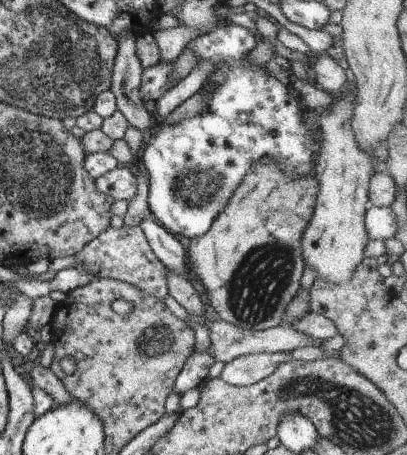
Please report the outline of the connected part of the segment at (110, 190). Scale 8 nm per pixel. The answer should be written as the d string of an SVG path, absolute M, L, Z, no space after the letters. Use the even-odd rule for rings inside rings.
M118 165L114 170L93 180L97 192L109 196L112 200L127 200L136 193L136 178L129 170Z

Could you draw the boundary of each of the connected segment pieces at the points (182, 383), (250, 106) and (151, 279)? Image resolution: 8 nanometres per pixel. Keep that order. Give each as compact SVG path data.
M210 349L205 352L193 350L184 363L183 369L177 374L172 392L183 395L186 391L201 386L206 380L204 372L208 372L214 362L213 352Z
M234 24L214 28L211 32L187 43L185 48L190 51L192 50L193 55L197 57L197 64L195 66L198 66L198 62L206 61L209 62L215 70L208 76L205 84L203 84L203 86L207 87L206 93L204 94L207 99L204 100L203 110L196 116L182 119L180 122L174 124L167 125L165 123L163 125L160 121L157 121L150 132L151 136L145 140L140 149L137 159L149 175L147 207L149 208L150 215L154 219L158 219L160 221L160 226L175 238L177 236L184 236L185 238L193 239L205 234L209 229L211 222L213 222L213 220L221 213L221 210L228 204L228 199L234 194L235 188L239 187L243 176L246 176L252 170L253 165L257 165L262 161L274 163L277 171L289 181L302 178L304 175L309 175L312 172L312 169L314 169L314 162L321 149L322 133L320 132L320 128L313 130L306 123L303 112L304 106L301 106L297 98L289 93L289 90L283 83L279 82L278 79L275 79L265 70L266 66L257 67L256 65L248 63L249 52L255 46L256 43L253 34L247 32L245 28Z
M123 225L117 229L108 226L104 232L90 239L75 256L78 264L71 268L85 270L91 279L116 279L129 284L148 296L154 297L157 301L163 301L167 295L165 281L167 270L153 255L139 226Z

